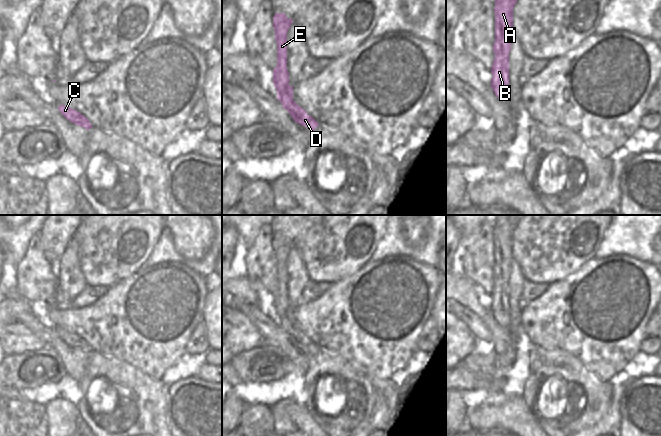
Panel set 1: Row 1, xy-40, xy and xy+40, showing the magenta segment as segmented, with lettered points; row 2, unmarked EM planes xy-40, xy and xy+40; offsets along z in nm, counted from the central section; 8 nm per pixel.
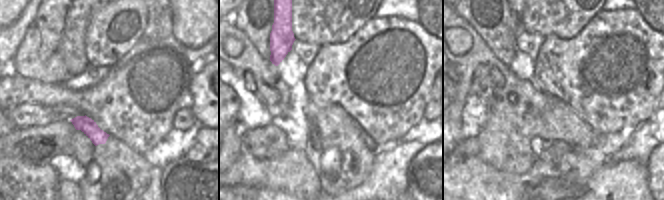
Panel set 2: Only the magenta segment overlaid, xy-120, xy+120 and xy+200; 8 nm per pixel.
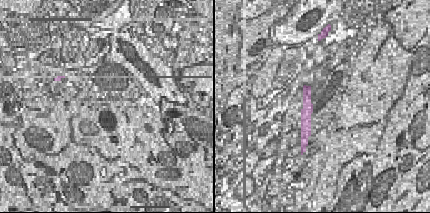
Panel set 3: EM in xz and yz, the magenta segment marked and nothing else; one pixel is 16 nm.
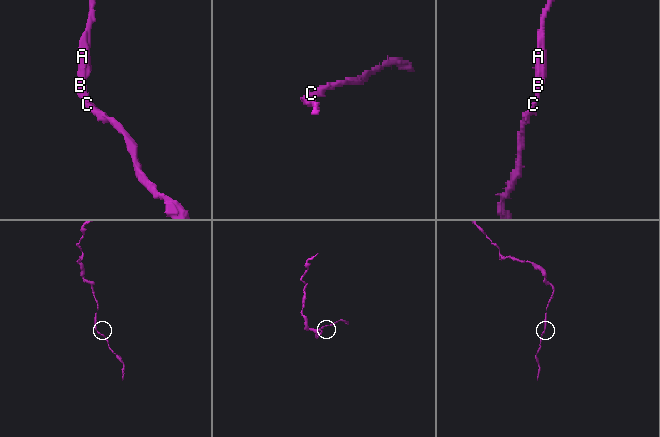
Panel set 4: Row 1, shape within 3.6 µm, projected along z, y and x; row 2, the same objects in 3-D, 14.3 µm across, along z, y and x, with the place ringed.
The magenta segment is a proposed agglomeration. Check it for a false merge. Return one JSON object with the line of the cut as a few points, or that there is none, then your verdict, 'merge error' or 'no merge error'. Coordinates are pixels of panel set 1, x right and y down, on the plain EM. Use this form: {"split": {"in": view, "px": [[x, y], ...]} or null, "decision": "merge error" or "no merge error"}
{"split": null, "decision": "no merge error"}

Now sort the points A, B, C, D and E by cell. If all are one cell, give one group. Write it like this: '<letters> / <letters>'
A B C D E

